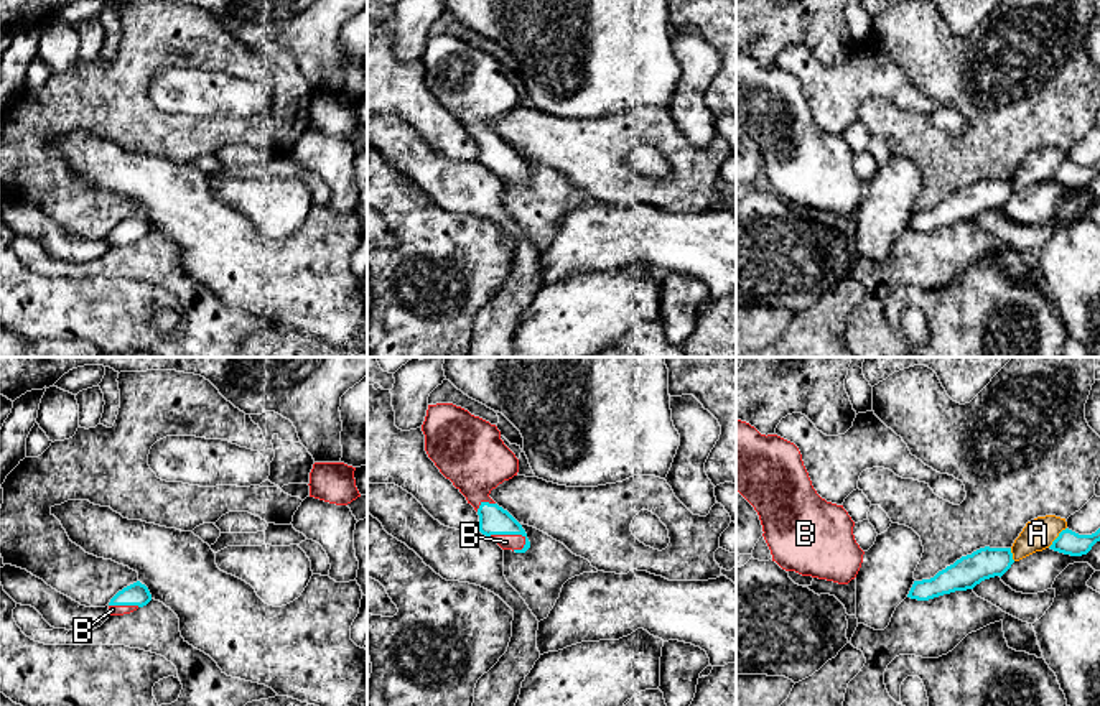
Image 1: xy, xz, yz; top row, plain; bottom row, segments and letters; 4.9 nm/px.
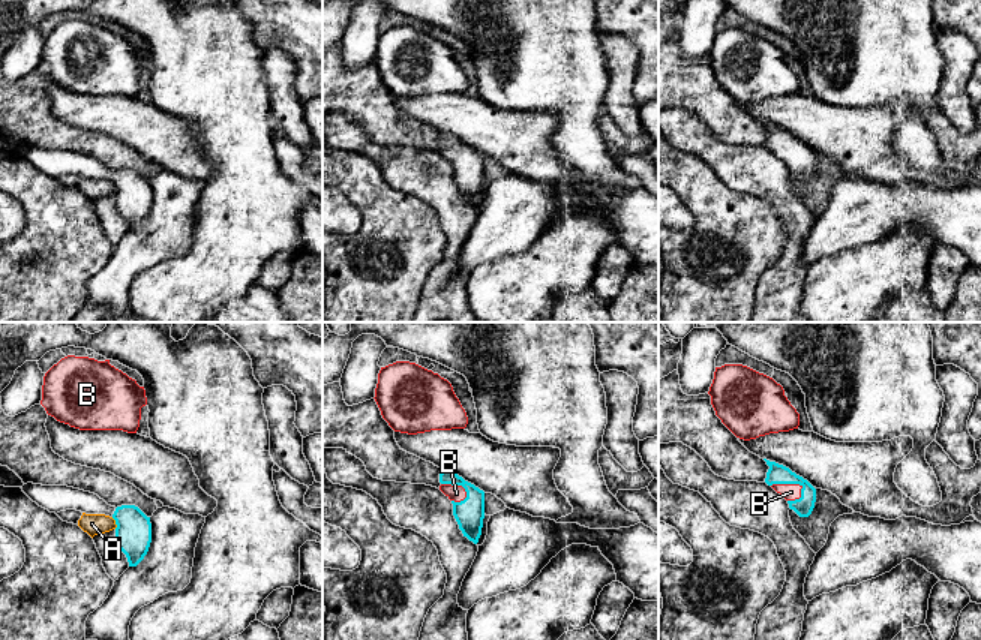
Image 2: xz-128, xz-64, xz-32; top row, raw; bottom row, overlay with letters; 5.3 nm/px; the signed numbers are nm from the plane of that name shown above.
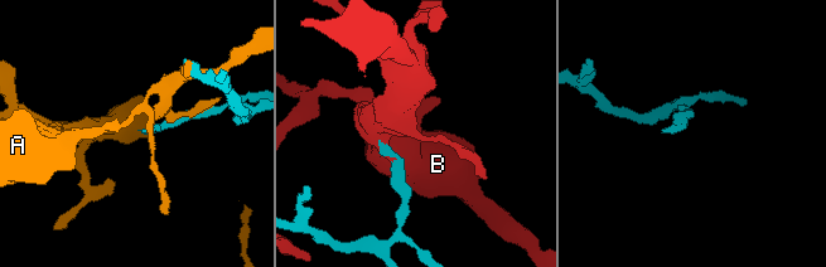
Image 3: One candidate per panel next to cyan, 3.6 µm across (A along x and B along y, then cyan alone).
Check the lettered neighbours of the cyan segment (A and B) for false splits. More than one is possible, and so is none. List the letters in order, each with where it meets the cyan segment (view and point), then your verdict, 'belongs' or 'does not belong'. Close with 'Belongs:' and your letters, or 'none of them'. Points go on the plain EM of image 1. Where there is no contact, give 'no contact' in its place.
A: yz (1058, 168) | does not belong
B: xz (509, 165) | belongs
Belongs: B

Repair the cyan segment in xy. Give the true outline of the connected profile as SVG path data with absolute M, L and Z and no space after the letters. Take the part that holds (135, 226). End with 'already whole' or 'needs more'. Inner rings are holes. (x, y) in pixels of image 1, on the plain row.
M140 212L119 222L109 234L109 247L124 247L147 237L151 225Z | needs more

